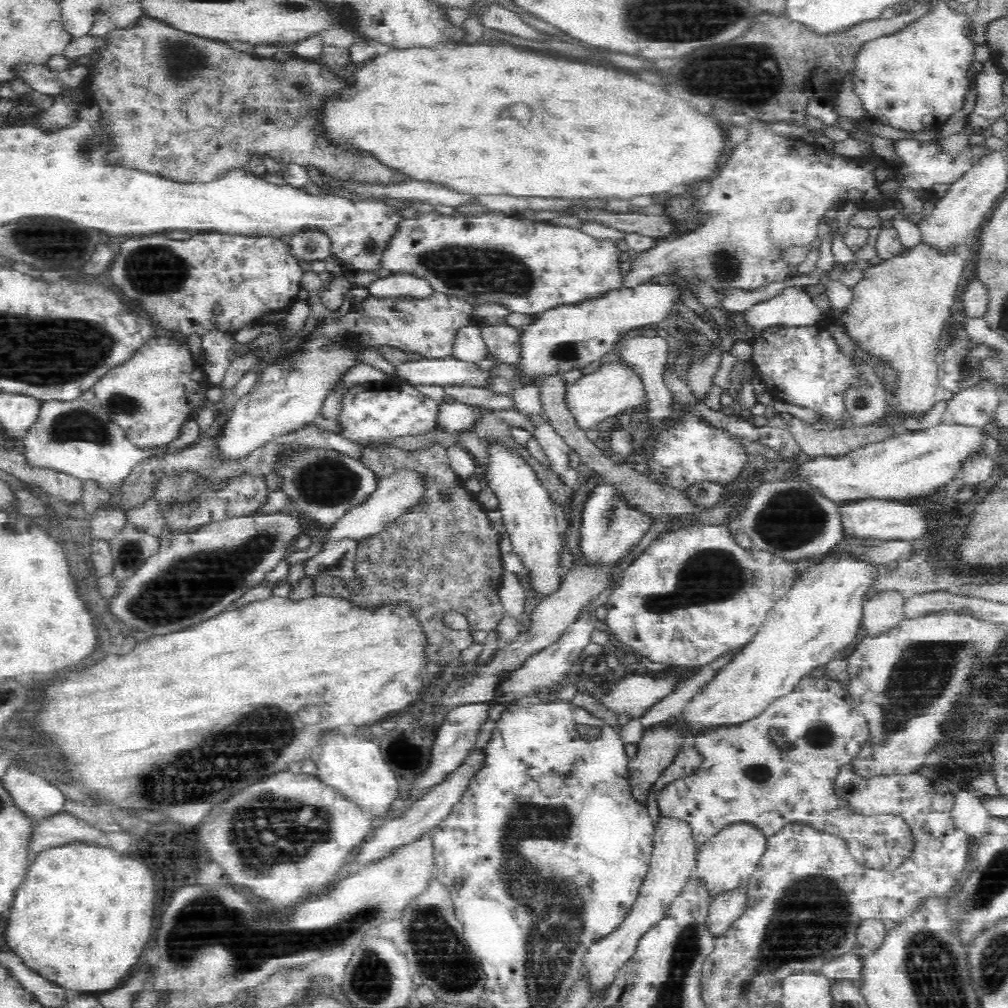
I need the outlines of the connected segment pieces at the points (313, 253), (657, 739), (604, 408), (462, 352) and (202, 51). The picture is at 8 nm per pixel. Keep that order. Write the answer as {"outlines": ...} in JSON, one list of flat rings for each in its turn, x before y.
{"outlines":[[[305,232,298,236,290,236,286,242,294,257,308,263,324,261,331,254,331,243,320,232]],[[654,726,643,733,636,754,626,764,626,776,630,796,644,809,647,810,646,798,652,792,652,786,666,767,672,764,680,745,679,736,674,734,671,727]],[[622,359,604,363,597,371,582,375,567,388,568,406,584,431,597,429,610,416,635,410,646,402,647,396,648,388,644,376,637,372,636,365,628,364]],[[472,325,458,331,453,357,466,362,482,362,491,352,481,335,481,327]],[[142,17,139,18,134,28,128,30,116,29,106,37,108,38,108,46,99,52,100,60,94,67,90,68,91,75,87,84,91,84,91,90,93,90,93,96,97,104,100,104,105,109,105,124,108,124,109,132,112,132,113,136,116,137,117,150,113,152,113,160,120,165,168,177,172,180,206,182,215,180,222,173,226,173,227,169,235,167,247,168,252,154,259,157,262,154,268,154,269,157,276,161,300,164,304,167,314,166,318,171,324,171,342,179,364,182,398,182,404,180,403,176,395,175,388,168,382,168,382,164,379,164,376,160,366,160,361,156,343,155,342,151,334,150,334,147,328,147,326,143,319,142,318,138,315,138,314,131,310,131,311,113,322,103,324,96,327,96,328,93,338,92,345,85,342,80,338,80,334,73,324,70,322,65,318,63,312,63,302,58,292,58,286,60,286,62,276,62,274,57,254,58,254,56,250,56,244,51,233,49,230,43,191,35,168,27,164,23,155,22,154,19]]]}

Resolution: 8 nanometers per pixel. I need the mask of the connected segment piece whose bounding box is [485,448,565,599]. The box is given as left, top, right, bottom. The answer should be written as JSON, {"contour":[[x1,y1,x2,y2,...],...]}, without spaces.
{"contour":[[499,448,490,452,490,464,485,476,490,486,488,490,495,493,500,501,499,510,506,534,509,534,514,552,525,570,523,581,530,583,530,588,536,594,545,596,543,598,556,595,561,590,565,572,560,566,565,541,564,534,558,531,558,522,548,491,540,485,536,473,522,459]]}

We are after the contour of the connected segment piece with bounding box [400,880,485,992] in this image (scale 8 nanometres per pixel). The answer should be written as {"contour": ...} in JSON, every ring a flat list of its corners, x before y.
{"contour":[[438,880,430,883,429,890,402,911,400,919,404,924,404,938,412,944,418,966,426,978,436,980,446,992,468,990,476,986,478,980,484,980,481,960,466,944,462,923,455,916,452,899]]}

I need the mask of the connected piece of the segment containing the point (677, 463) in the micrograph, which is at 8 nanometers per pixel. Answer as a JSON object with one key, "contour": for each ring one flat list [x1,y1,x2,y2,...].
{"contour":[[691,413,683,415,674,426,667,430,662,430,659,434,659,443,656,445,652,458,647,462,651,467,651,474,648,475,681,491,684,491,692,482,700,480,710,480,721,484,730,483,737,478,748,460,748,456,738,439,736,435,731,434,726,429,711,426,700,416,698,417]]}

